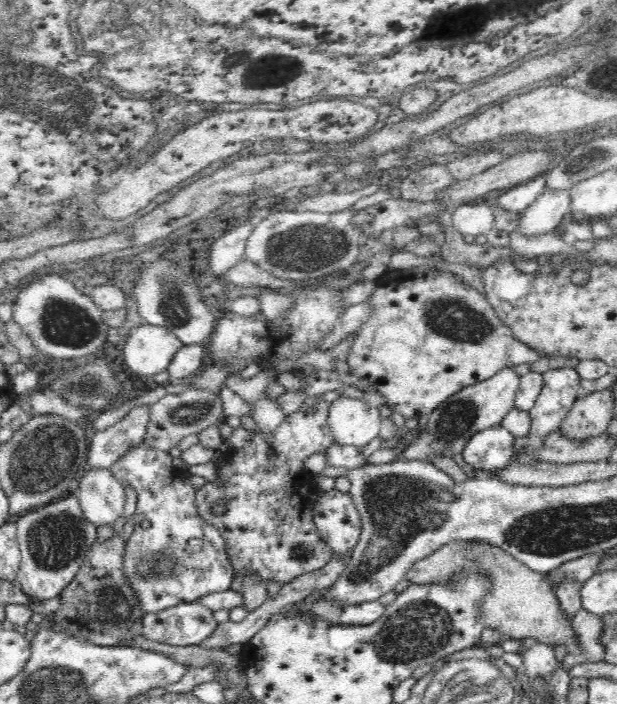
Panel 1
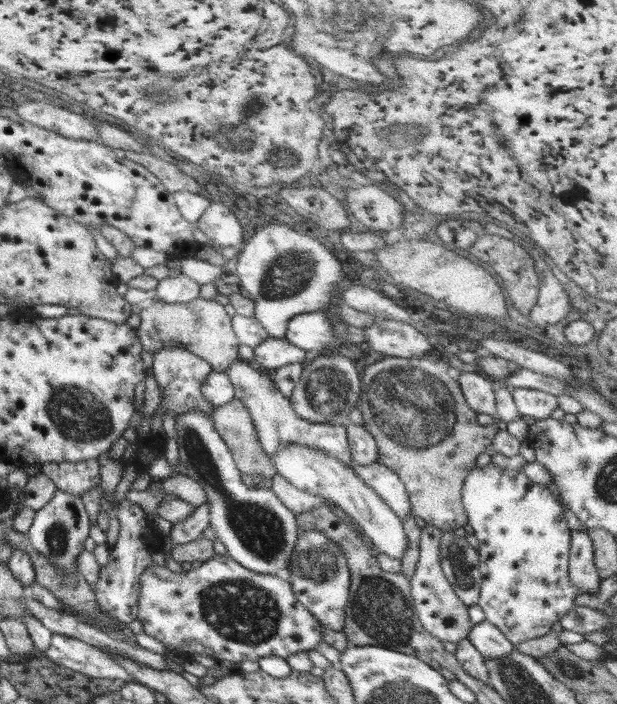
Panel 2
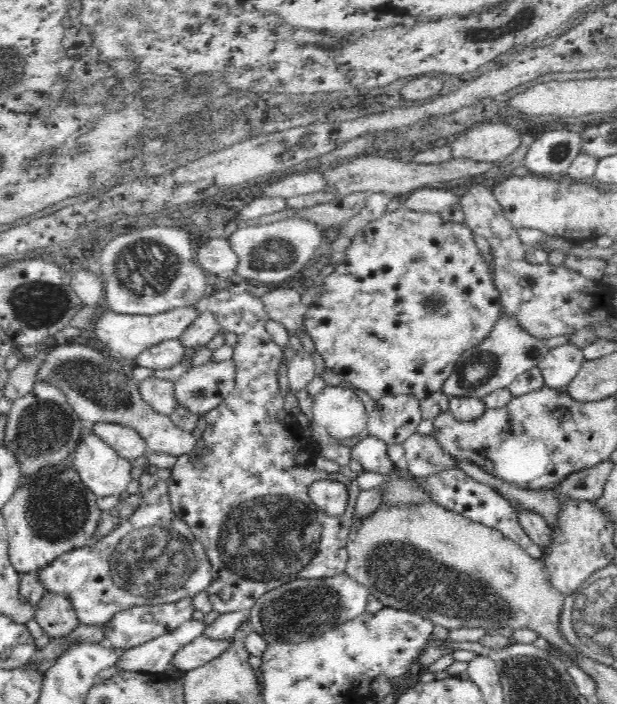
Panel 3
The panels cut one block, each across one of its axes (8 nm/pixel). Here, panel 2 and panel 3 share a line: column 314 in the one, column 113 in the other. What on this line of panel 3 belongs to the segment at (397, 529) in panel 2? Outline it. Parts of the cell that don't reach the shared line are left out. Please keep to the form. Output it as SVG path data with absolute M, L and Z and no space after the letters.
M93 432L87 438L80 438L80 444L74 450L73 468L79 472L84 486L90 492L94 492L97 498L121 495L124 490L127 490L128 483L132 480L131 468L140 464L145 464L145 456L140 456L136 460L126 460Z

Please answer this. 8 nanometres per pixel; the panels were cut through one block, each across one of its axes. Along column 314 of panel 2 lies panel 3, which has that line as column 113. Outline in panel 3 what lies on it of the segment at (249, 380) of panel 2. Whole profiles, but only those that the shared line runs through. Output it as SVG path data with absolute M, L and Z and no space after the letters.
M98 422L94 424L92 432L126 460L136 460L147 453L146 441L133 428L112 422Z

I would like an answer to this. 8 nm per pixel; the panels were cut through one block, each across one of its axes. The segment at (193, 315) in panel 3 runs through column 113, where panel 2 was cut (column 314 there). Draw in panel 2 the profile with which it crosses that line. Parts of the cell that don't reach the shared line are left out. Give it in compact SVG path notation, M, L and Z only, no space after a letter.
M322 311L294 315L285 332L285 339L290 344L304 352L320 352L320 355L337 352L337 346L331 344L334 337L334 326Z

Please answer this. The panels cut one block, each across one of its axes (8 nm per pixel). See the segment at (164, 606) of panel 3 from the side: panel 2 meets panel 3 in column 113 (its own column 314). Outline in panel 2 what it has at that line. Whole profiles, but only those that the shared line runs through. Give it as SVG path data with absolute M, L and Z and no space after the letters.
M215 554L200 567L182 573L152 563L140 575L138 608L137 619L142 622L145 633L159 640L167 653L184 652L191 657L200 653L238 665L244 660L258 662L268 656L285 659L317 648L322 642L322 624L298 602L288 581L272 574L256 574L228 555Z

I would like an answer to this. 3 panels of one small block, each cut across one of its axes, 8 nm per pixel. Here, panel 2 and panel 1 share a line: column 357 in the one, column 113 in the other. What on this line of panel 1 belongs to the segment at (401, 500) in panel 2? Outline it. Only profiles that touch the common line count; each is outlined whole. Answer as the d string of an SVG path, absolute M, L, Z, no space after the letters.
M144 443L130 448L110 468L124 488L131 486L138 496L135 514L132 516L135 529L127 543L123 556L123 573L133 588L137 601L145 614L160 612L173 606L198 601L202 596L230 589L234 571L226 552L224 537L215 526L204 522L195 502L196 489L188 479L187 470L172 465L167 452Z

